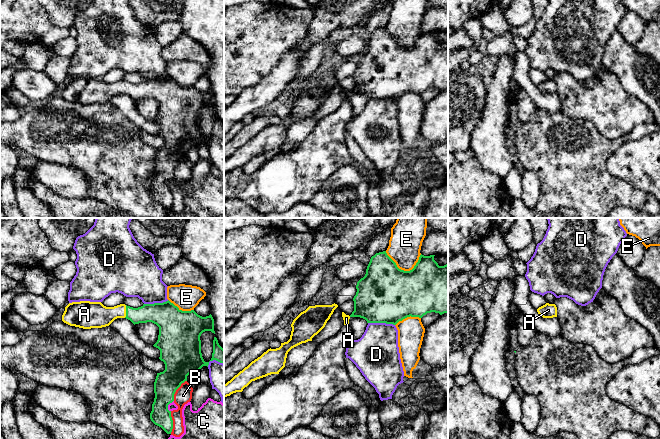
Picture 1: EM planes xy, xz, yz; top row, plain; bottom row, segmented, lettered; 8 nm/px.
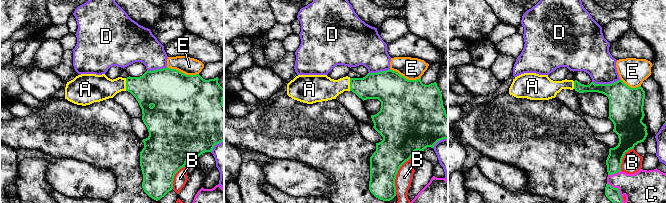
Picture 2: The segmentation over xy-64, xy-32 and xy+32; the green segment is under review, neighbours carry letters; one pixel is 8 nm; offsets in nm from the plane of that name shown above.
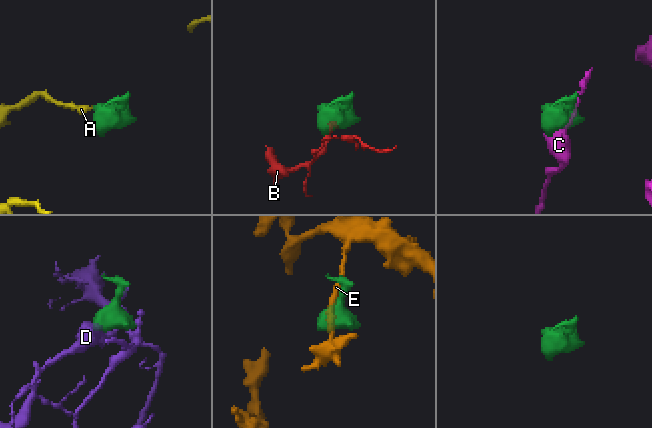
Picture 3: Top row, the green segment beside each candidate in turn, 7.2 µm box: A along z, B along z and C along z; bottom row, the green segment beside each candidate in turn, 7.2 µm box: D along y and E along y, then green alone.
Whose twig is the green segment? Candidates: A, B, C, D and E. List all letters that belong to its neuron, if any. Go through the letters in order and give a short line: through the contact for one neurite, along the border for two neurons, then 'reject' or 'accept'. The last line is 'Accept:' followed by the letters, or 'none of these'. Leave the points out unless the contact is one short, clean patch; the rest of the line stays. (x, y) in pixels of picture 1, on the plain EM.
A: accept
B: reject
C: xy (173, 176), (168, 181), (169, 187) | reject
D: reject
E: reject
Accept: A

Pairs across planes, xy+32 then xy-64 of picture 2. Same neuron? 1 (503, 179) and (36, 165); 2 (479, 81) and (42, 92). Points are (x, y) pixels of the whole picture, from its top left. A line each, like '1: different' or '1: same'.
1: different
2: same

